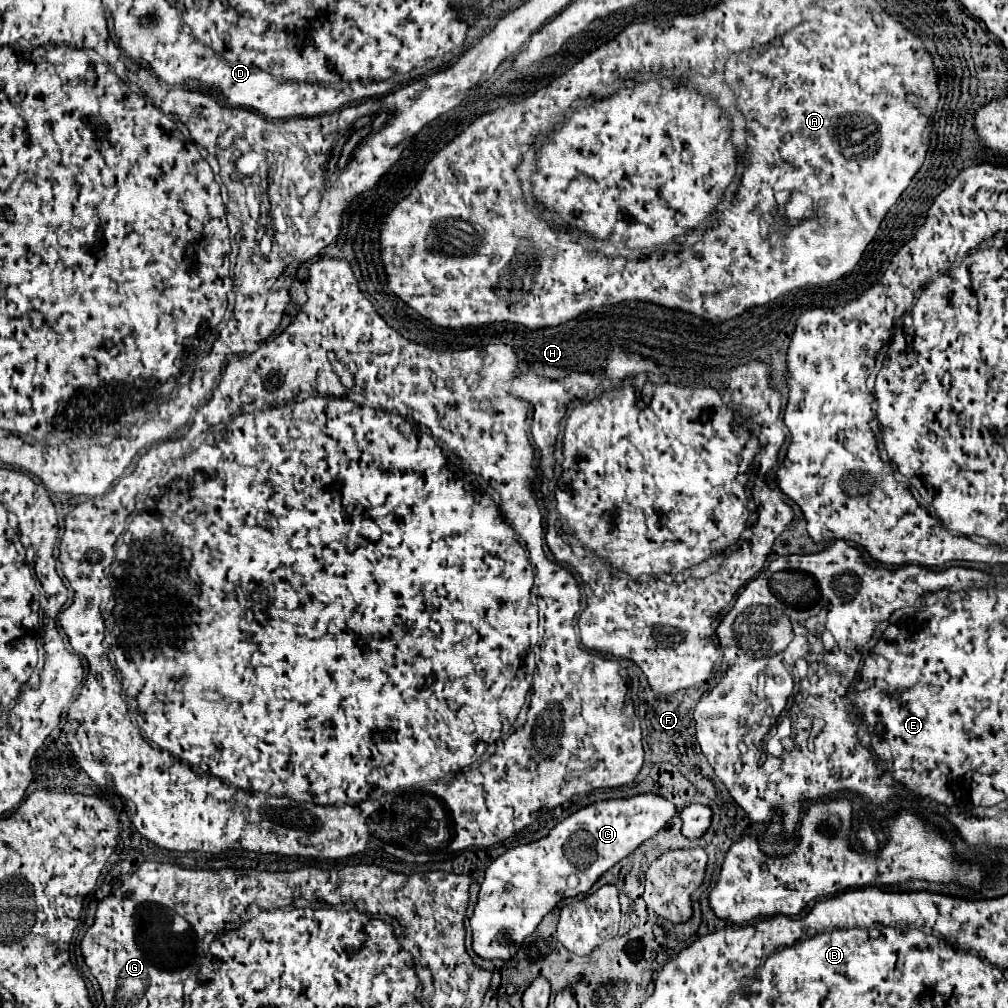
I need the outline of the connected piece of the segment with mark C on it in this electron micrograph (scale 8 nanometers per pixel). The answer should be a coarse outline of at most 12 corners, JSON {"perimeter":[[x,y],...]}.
{"perimeter":[[593,802],[487,870],[473,950],[509,960],[677,808]]}

